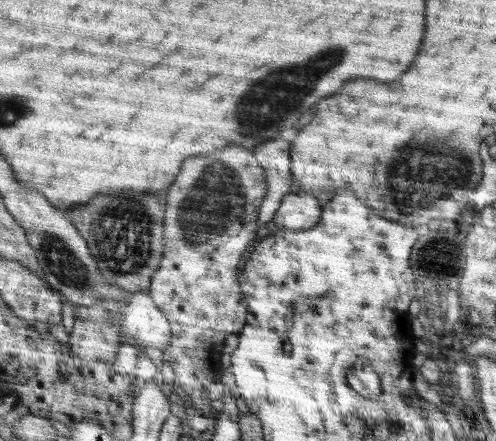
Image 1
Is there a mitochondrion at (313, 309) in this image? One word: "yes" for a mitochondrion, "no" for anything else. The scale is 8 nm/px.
yes

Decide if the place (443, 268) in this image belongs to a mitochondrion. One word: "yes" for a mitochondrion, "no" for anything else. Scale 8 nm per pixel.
no

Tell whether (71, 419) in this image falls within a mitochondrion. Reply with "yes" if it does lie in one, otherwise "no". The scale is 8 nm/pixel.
no

